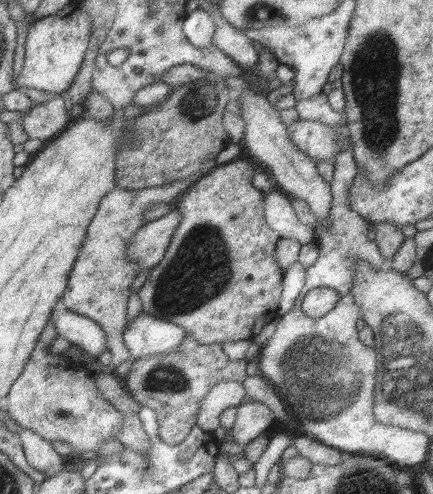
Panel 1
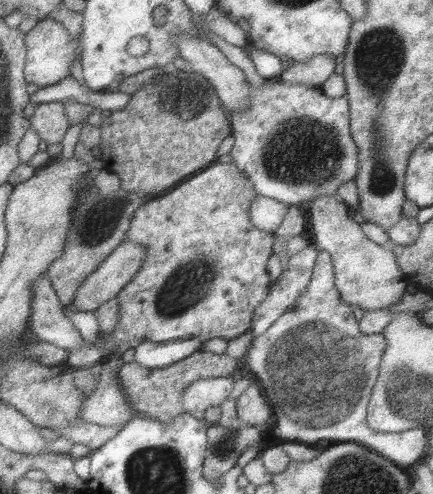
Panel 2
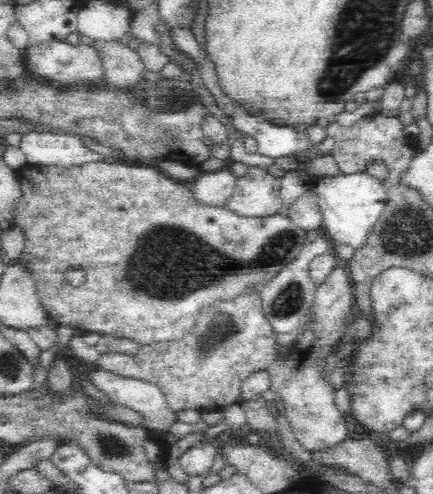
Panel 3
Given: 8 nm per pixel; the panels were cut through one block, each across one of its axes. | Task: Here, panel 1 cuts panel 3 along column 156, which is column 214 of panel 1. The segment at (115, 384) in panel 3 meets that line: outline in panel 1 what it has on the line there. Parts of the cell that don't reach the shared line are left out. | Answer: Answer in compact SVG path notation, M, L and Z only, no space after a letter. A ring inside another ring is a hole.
M221 382L217 384L209 396L201 402L199 412L199 426L205 432L213 432L217 426L221 426L219 416L229 408L239 408L241 400L245 398L245 386L243 382Z

